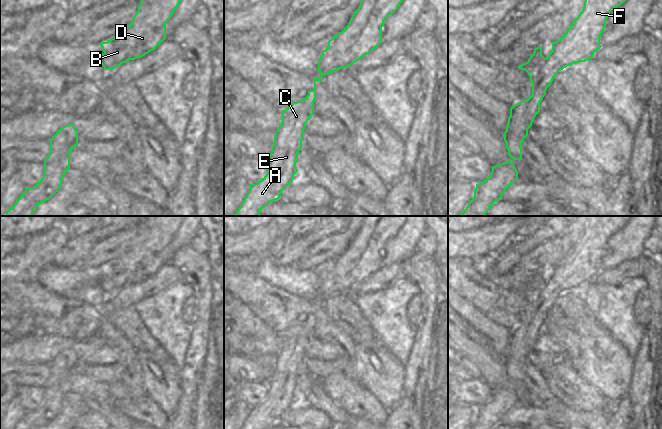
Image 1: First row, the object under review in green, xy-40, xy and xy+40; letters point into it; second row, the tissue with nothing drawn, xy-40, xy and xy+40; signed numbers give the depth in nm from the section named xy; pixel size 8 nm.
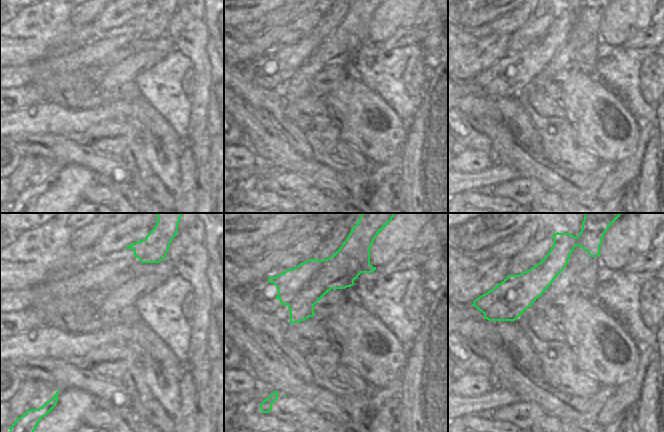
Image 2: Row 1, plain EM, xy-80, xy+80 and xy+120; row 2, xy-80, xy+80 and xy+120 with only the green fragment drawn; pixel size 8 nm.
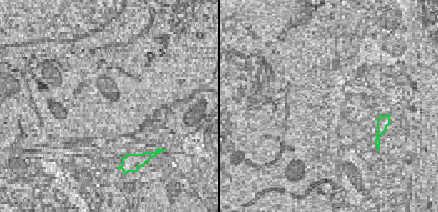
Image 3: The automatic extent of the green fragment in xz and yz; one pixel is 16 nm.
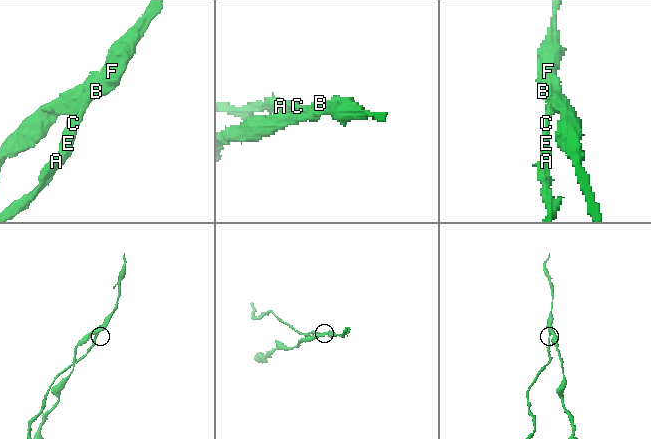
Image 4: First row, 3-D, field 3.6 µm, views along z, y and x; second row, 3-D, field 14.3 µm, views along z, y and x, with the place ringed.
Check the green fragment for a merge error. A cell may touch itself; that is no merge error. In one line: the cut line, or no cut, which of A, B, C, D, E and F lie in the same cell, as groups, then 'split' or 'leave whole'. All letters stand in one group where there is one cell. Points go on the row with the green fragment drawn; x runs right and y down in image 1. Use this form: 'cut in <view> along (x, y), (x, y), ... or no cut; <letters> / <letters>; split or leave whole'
cut in xy+40 along (538, 82), (540, 93), (543, 96); A C E / B D F; split

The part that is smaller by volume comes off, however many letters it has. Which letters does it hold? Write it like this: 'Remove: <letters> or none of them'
Remove: A, C, E

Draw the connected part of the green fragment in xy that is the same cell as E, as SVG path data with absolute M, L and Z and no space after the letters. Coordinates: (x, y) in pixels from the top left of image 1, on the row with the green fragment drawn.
M316 83L308 95L282 110L282 122L274 135L274 145L268 157L268 171L250 189L234 216L260 216L260 211L278 200L282 191L293 182L298 172L296 161L302 148L304 129L314 114Z

